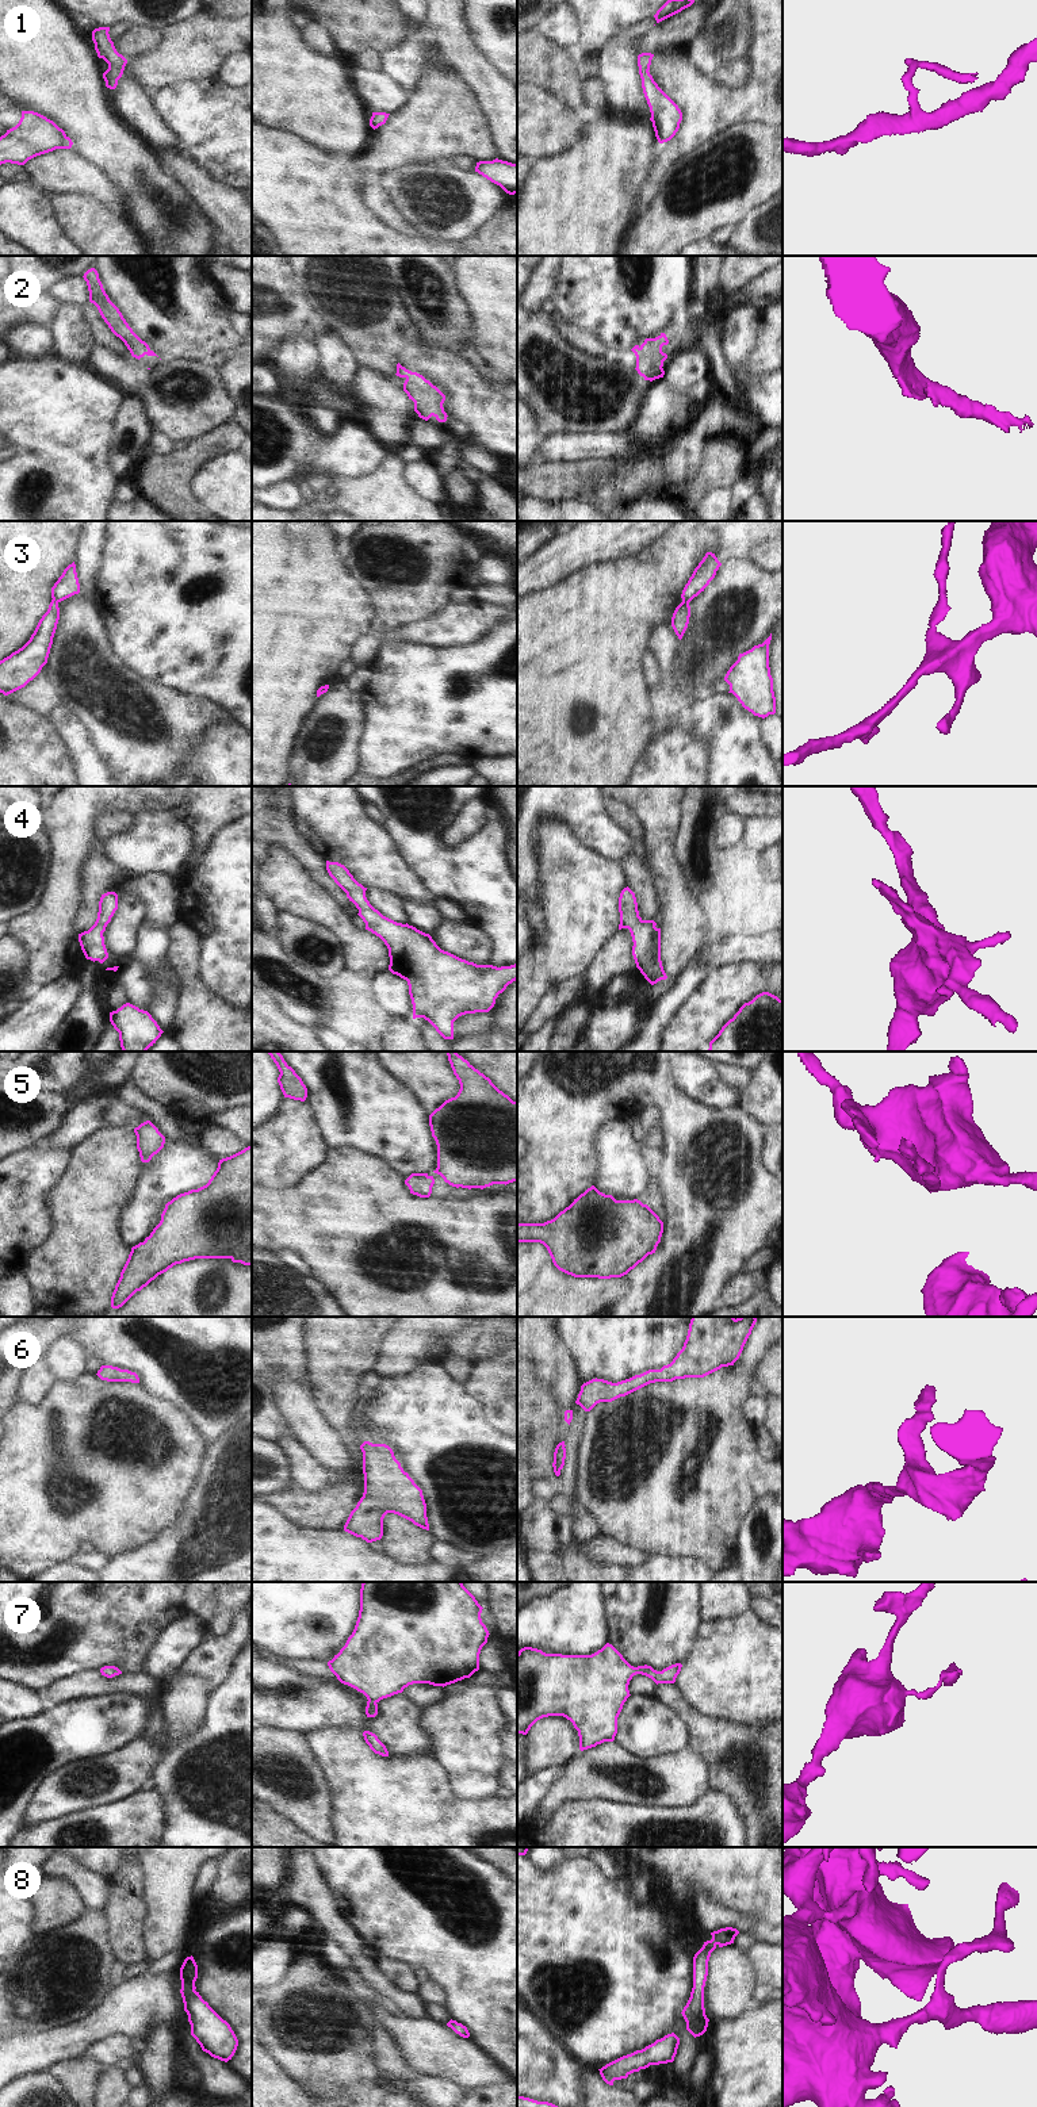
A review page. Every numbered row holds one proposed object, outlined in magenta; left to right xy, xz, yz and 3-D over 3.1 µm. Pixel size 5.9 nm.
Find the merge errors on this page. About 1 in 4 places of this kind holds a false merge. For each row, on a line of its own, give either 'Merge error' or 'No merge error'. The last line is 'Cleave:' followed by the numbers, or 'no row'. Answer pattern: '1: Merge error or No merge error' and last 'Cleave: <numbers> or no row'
1: No merge error
2: No merge error
3: Merge error
4: No merge error
5: Merge error
6: No merge error
7: No merge error
8: No merge error
Cleave: 3, 5.

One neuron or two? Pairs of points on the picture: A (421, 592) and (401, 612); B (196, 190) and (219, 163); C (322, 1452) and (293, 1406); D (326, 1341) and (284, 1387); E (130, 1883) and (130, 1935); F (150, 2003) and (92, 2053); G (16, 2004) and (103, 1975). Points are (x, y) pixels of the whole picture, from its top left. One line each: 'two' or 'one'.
A: one
B: two
C: one
D: two
E: one
F: two
G: one

